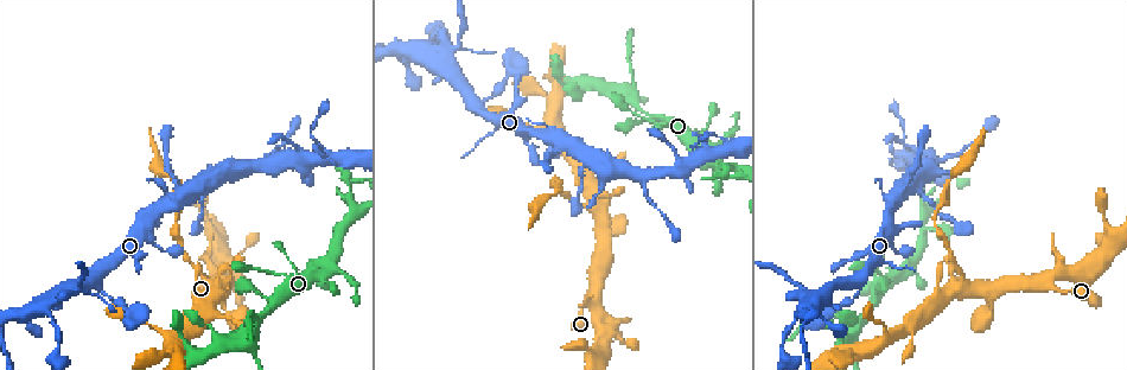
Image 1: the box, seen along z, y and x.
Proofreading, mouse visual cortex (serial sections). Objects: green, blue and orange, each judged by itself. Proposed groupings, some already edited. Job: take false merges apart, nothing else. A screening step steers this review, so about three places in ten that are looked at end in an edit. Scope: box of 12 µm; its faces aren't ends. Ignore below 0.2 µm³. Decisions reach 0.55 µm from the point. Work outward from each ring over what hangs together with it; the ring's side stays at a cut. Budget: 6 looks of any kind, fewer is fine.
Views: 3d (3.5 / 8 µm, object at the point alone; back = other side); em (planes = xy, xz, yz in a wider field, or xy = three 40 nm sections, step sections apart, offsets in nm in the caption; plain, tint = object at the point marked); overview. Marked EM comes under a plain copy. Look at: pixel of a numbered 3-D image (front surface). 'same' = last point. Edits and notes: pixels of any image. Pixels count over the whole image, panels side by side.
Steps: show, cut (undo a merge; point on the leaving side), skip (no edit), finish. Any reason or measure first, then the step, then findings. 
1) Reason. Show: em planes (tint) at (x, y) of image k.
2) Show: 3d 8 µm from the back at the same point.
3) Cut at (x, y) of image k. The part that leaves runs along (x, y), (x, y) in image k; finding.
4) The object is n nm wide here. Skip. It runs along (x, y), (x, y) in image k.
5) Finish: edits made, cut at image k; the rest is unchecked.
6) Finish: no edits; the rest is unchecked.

Three-way junction. Show: 3d 3.5 µm at (598, 209) of image 1.

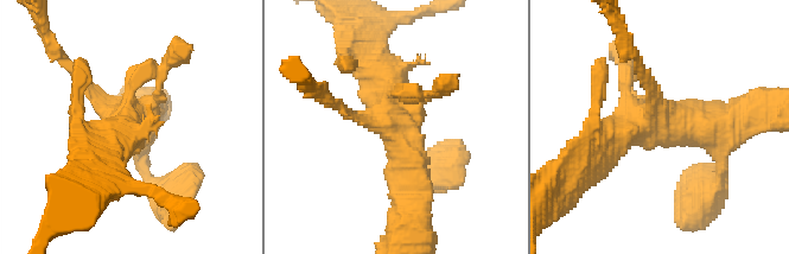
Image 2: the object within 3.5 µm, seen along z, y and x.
Need the tissue. Show: em xy step 1 (tint) at (661, 123) of image 2.

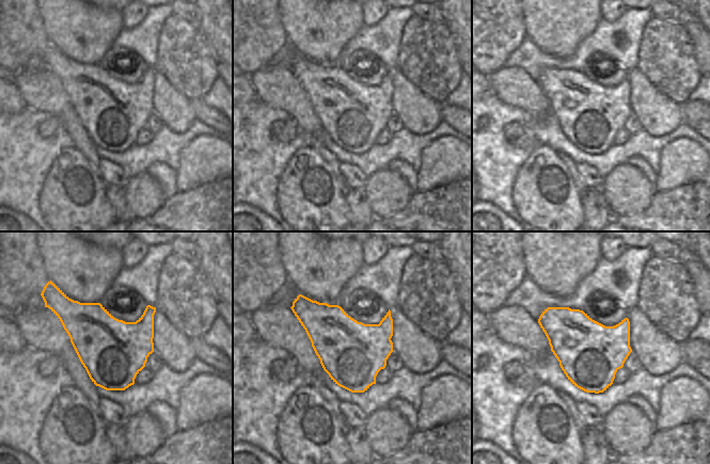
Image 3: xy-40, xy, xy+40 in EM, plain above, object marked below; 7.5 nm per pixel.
Show: em xy step 2 (tint) at the same point.

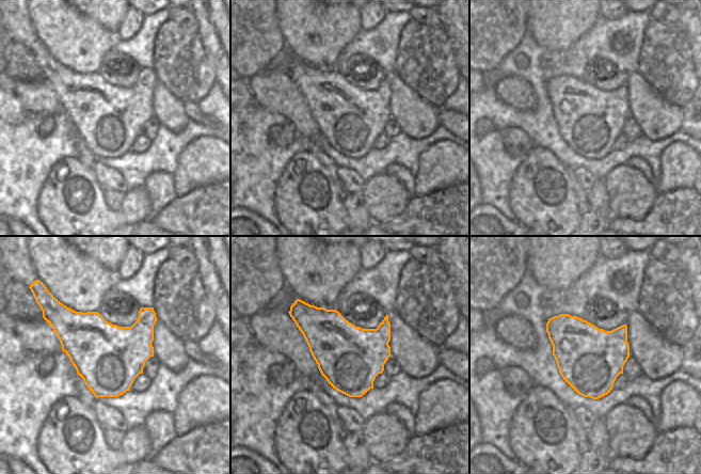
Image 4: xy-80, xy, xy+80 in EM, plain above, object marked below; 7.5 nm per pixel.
Skip. It runs along (408, 203), (398, 112), (375, 63) in image 2; all the same cell.

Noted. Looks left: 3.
Sudden change in width. Show: 3d 8 µm at (824, 293) of image 1.

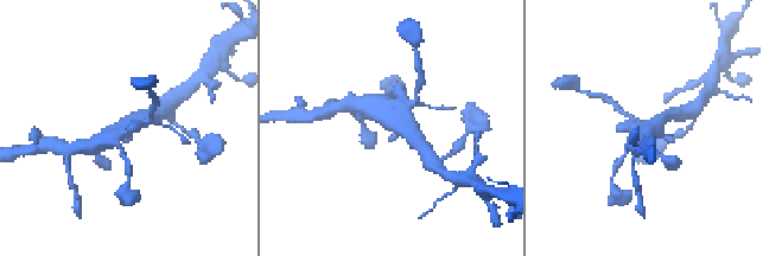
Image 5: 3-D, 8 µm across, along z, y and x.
Show: em xy step 2 (tint) at (400, 123) of image 5.

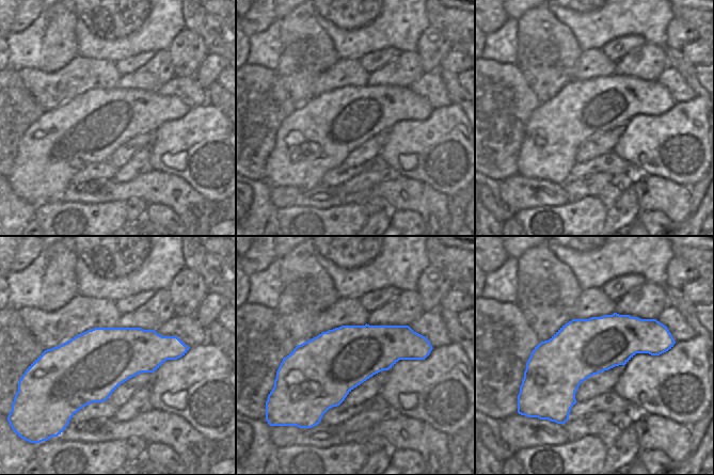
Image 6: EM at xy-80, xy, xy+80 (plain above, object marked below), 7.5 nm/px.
Cut at (419, 83) of image 5. The part that leaves runs along (408, 106), (421, 84), (419, 68) in image 5; a second cell is stuck on.

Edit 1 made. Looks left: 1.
Finish: edits made, cut at image 5; the rest is unchecked.

